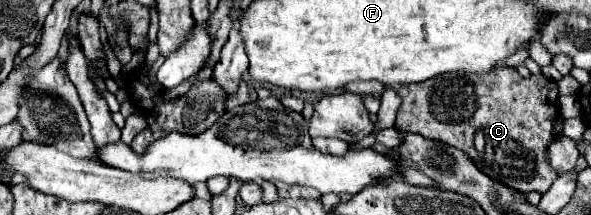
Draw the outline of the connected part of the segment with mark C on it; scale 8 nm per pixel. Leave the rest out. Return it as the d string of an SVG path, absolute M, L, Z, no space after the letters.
M500 64L494 72L452 72L450 76L436 76L434 80L426 80L422 84L402 84L398 86L398 94L402 96L402 108L396 118L396 128L404 132L418 132L426 138L434 138L464 150L474 164L494 180L516 188L520 192L546 192L556 180L556 172L550 168L546 160L546 146L554 138L552 122L558 114L558 86L554 80L540 76L522 78L516 68Z

